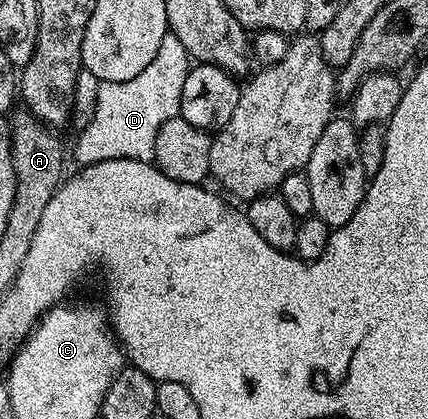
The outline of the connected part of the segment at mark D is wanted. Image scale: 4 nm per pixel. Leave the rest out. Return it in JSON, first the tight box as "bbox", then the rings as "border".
{"bbox":[76,33,190,165],"border":[[[171,33],[162,37],[158,57],[130,81],[100,83],[96,91],[96,112],[76,139],[77,164],[87,165],[98,161],[133,159],[143,163],[154,160],[154,141],[158,129],[166,121],[177,118],[182,101],[182,85],[190,70],[190,58],[178,37]]]}

